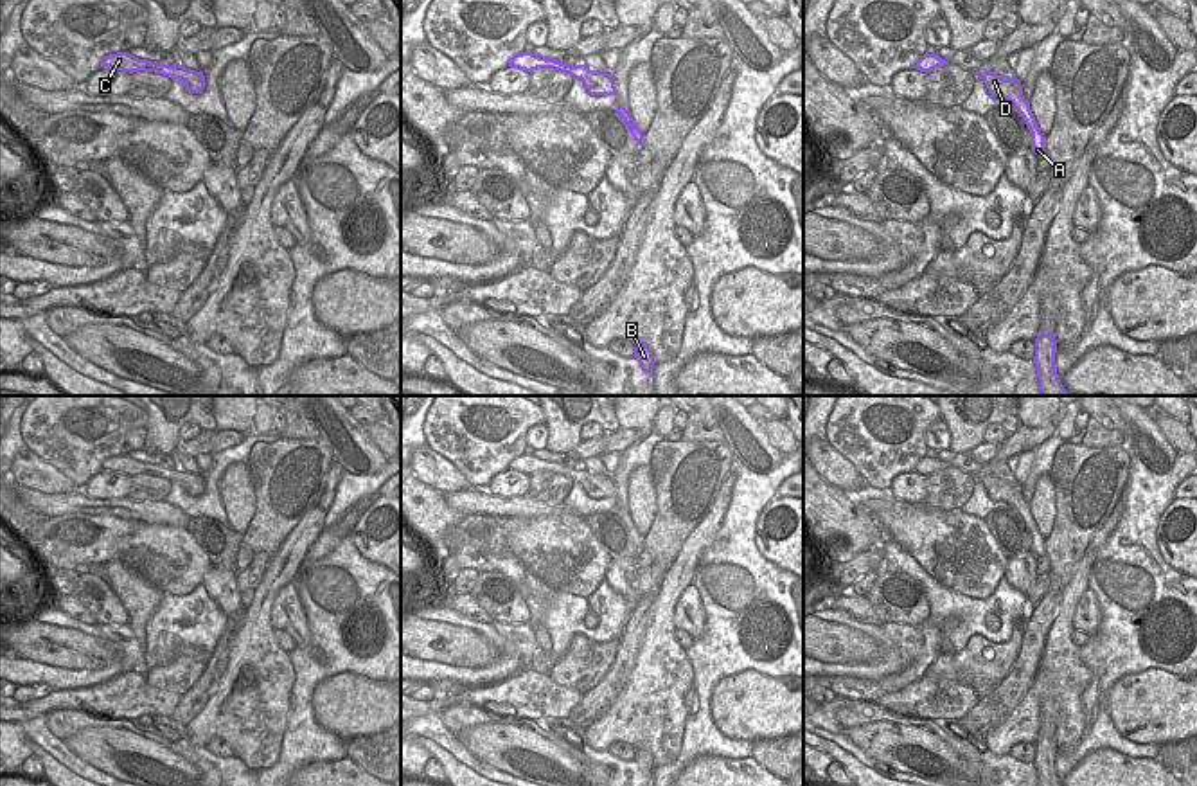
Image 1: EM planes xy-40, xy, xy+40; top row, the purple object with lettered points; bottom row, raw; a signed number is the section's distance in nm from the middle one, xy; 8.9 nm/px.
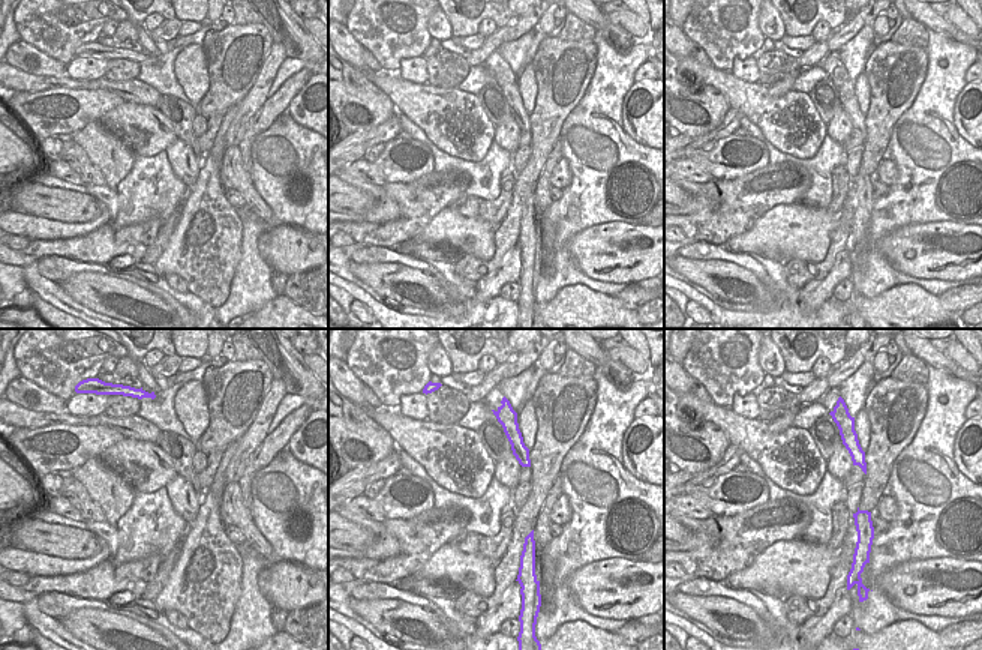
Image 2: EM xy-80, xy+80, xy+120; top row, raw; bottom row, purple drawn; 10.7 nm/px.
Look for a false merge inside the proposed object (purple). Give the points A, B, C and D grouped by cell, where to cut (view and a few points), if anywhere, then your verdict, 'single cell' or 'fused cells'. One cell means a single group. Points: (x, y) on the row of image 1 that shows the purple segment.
A B C D; no cut; single cell

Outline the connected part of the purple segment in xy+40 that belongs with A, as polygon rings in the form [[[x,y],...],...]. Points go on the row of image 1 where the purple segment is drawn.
[[[983,72],[980,79],[985,83],[990,97],[1003,97],[1015,108],[1015,112],[1023,117],[1024,124],[1032,133],[1032,151],[1035,155],[1044,153],[1046,137],[1041,133],[1037,121],[1030,110],[1030,101],[1023,95],[1021,81],[1015,74],[1010,79],[1005,79],[994,72]]]

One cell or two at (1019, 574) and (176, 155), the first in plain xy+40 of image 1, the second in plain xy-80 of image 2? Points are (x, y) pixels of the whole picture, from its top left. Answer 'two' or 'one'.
one

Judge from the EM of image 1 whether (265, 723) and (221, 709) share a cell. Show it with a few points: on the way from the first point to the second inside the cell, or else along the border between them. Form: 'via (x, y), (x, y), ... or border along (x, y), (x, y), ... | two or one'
via (254, 718), (248, 713), (232, 713) | one

